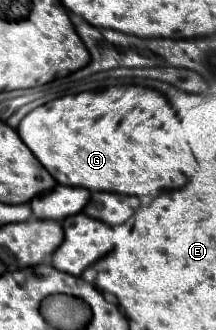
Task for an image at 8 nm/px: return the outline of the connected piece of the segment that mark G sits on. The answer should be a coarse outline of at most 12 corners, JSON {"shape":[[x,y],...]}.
{"shape":[[139,85],[59,97],[17,133],[69,187],[145,197],[195,169]]}

